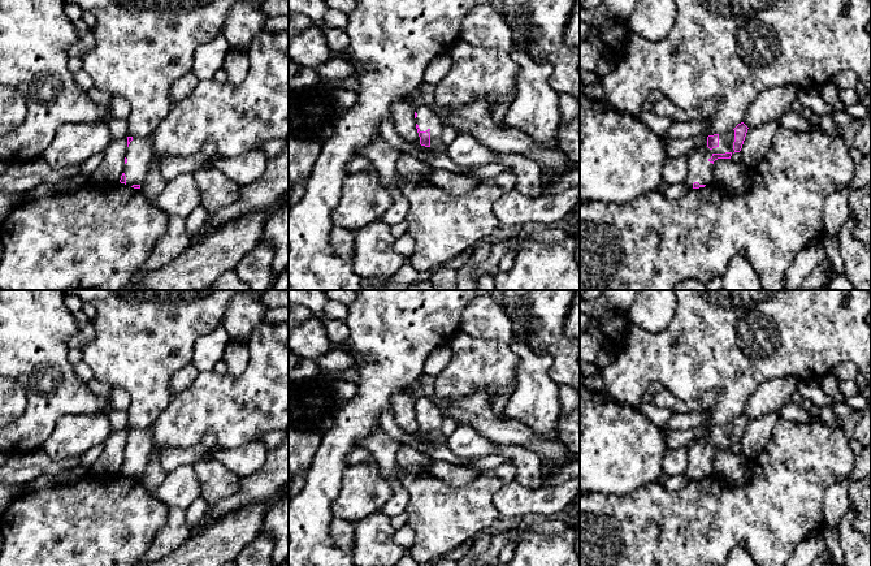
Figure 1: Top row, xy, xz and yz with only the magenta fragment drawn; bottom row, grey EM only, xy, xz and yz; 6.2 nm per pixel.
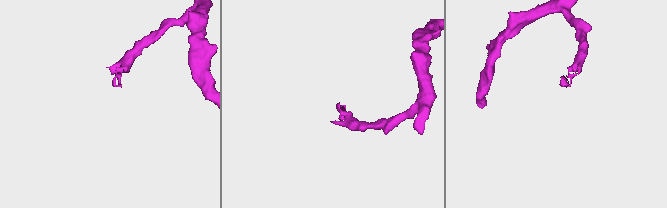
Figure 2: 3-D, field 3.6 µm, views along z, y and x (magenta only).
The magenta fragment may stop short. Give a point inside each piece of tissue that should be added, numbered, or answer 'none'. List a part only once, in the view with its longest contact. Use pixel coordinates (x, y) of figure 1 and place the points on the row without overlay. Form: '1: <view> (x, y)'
1: yz (700, 461)

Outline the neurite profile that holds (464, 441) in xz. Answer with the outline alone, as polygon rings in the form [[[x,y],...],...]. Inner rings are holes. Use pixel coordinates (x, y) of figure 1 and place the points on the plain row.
[[[458,424],[446,441],[458,458],[477,458],[494,454],[497,444],[486,438],[471,425]]]

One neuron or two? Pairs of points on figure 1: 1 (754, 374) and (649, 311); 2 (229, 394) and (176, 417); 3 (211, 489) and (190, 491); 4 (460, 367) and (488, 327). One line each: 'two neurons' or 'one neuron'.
1: two neurons
2: one neuron
3: two neurons
4: two neurons

